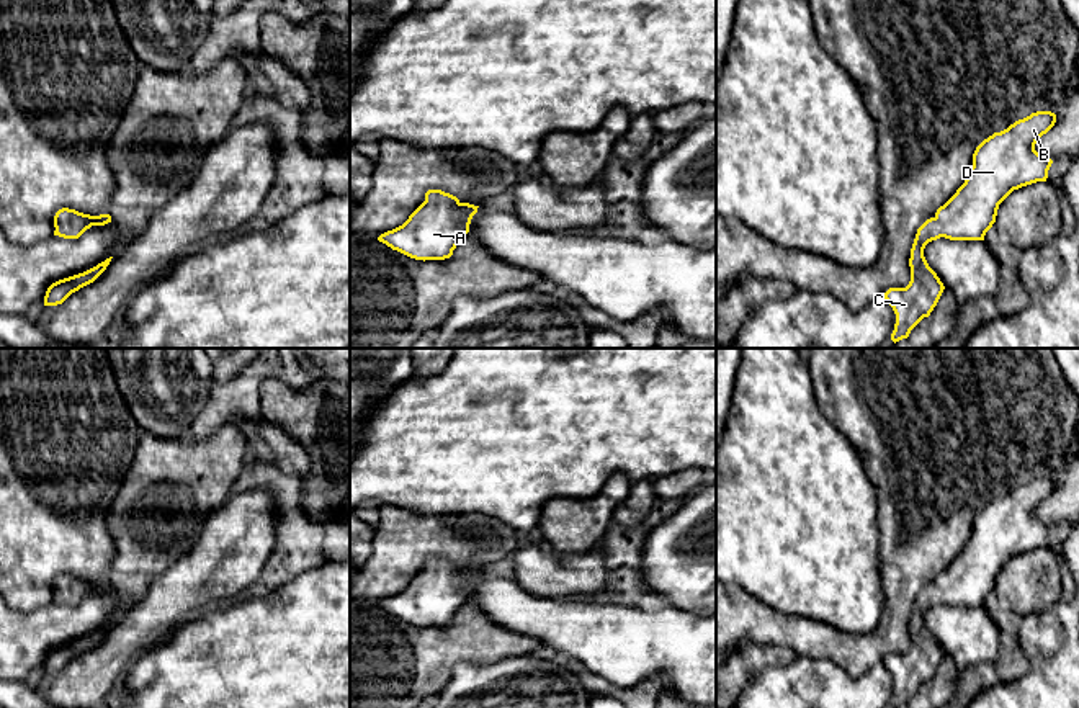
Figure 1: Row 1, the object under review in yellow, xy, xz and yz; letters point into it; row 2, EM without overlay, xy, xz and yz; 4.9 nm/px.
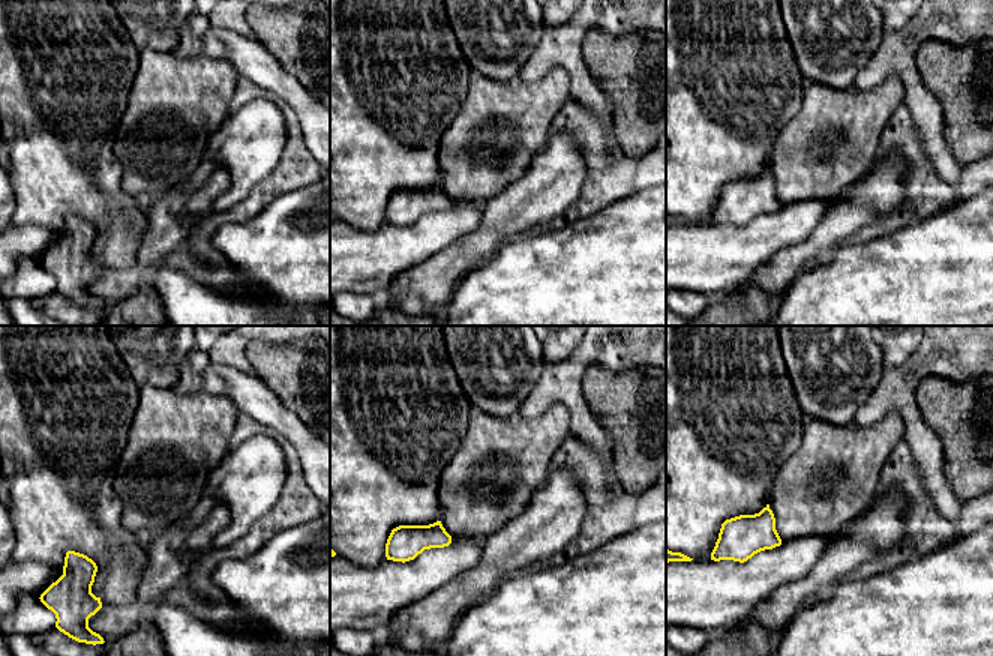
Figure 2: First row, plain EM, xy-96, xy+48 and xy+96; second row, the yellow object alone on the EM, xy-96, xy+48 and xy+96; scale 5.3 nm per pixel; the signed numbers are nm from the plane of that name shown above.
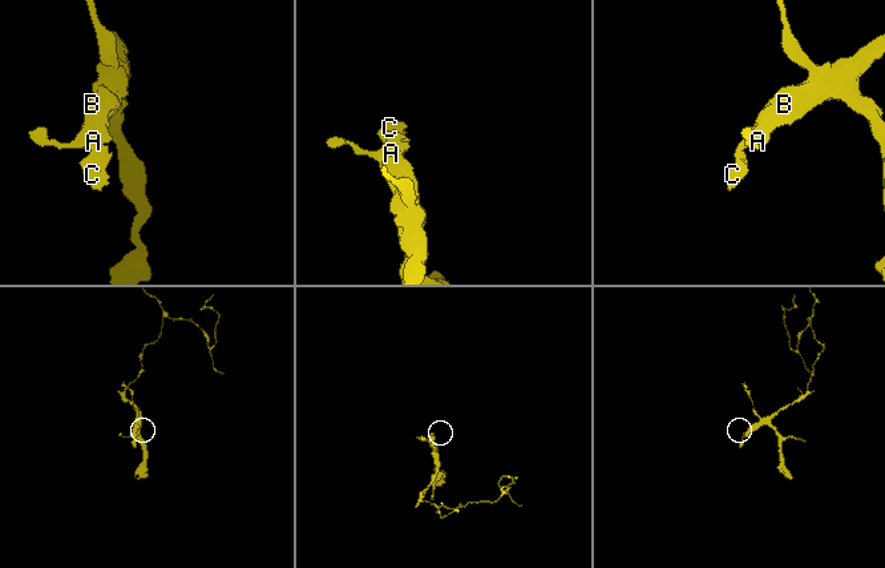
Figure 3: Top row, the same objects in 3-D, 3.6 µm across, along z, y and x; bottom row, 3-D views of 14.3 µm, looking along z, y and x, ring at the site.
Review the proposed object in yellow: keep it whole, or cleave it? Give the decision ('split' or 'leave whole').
leave whole

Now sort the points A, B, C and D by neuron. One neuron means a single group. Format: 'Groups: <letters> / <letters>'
Groups: A B C D

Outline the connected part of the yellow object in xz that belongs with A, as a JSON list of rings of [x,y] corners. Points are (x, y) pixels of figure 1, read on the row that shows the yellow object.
[[[428,190],[409,219],[378,240],[415,260],[445,260],[469,232],[477,208],[441,190]]]

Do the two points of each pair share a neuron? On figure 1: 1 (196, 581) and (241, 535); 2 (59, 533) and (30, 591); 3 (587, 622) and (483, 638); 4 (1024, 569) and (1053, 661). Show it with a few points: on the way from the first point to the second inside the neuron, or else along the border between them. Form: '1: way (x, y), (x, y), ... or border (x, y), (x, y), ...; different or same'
1: way (208, 569), (229, 546); same
2: way (44, 548), (30, 563), (30, 576); same
3: border (486, 613), (492, 622), (533, 636), (541, 643); different
4: border (1060, 597), (1024, 620), (1024, 649); different

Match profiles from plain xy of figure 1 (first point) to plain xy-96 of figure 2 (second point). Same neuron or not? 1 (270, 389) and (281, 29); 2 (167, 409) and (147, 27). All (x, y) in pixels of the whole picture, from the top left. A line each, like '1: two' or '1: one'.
1: one
2: one

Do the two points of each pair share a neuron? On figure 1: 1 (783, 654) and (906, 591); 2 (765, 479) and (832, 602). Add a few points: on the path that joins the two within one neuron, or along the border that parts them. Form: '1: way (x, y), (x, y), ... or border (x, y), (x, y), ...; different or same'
1: border (754, 646), (787, 646), (796, 656); different
2: way (785, 510), (828, 571); same

